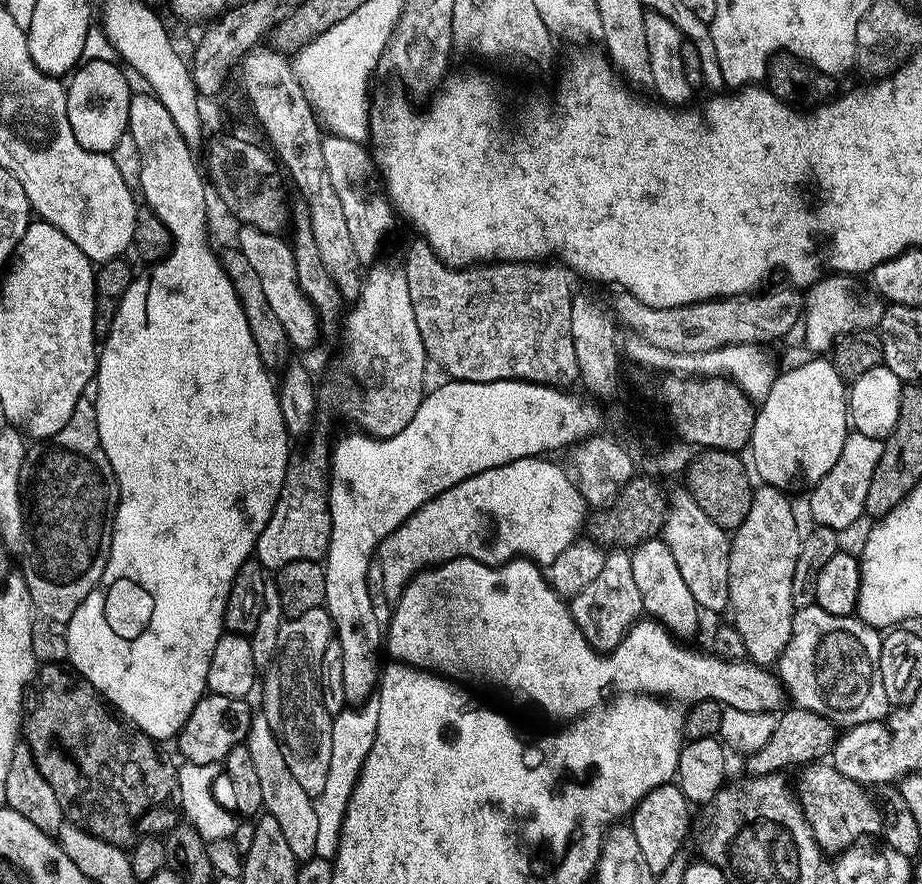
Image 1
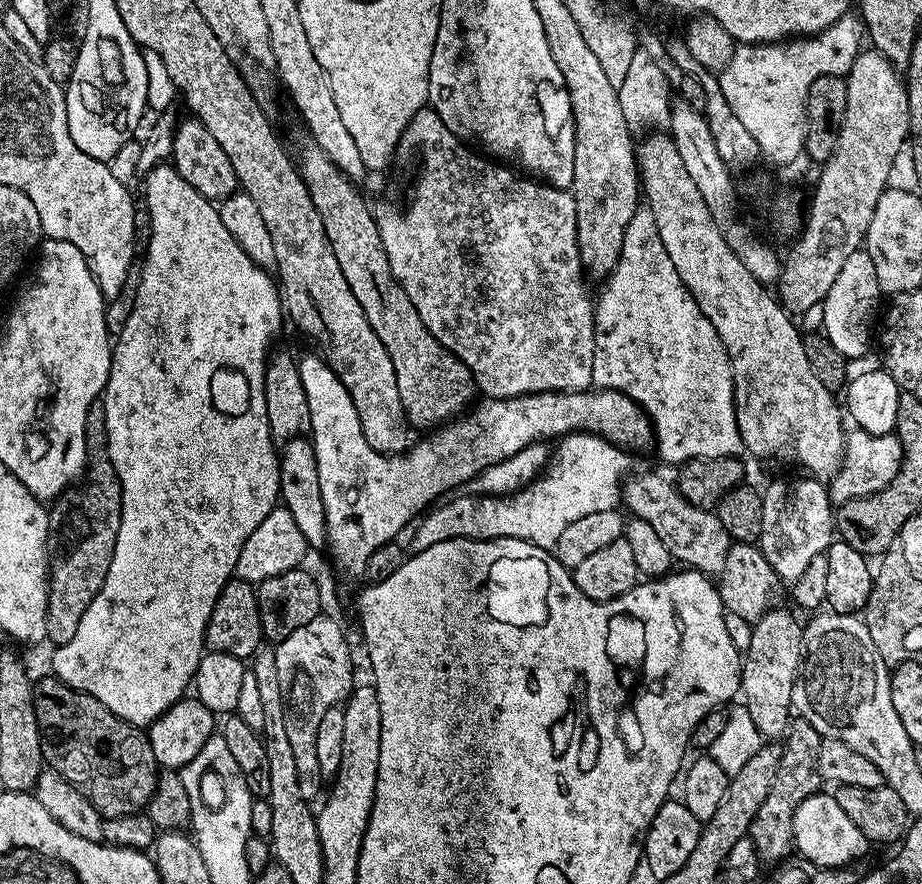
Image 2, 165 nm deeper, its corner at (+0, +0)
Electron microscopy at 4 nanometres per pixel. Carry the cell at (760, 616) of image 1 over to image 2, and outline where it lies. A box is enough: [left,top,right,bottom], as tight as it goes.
[740,607,804,738]

